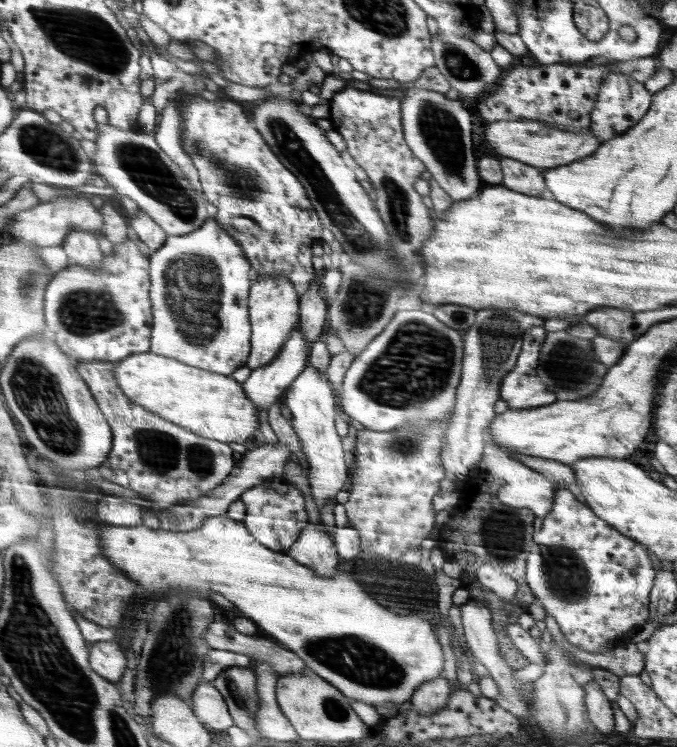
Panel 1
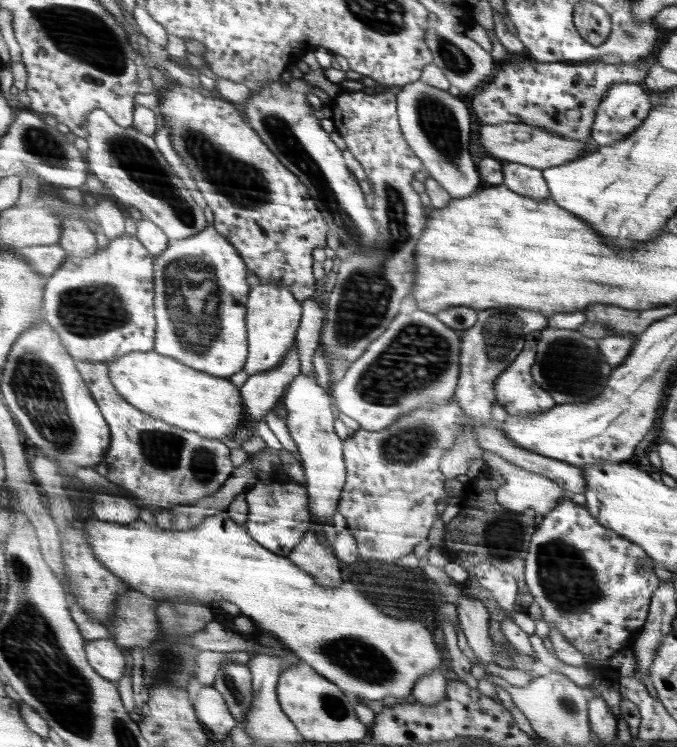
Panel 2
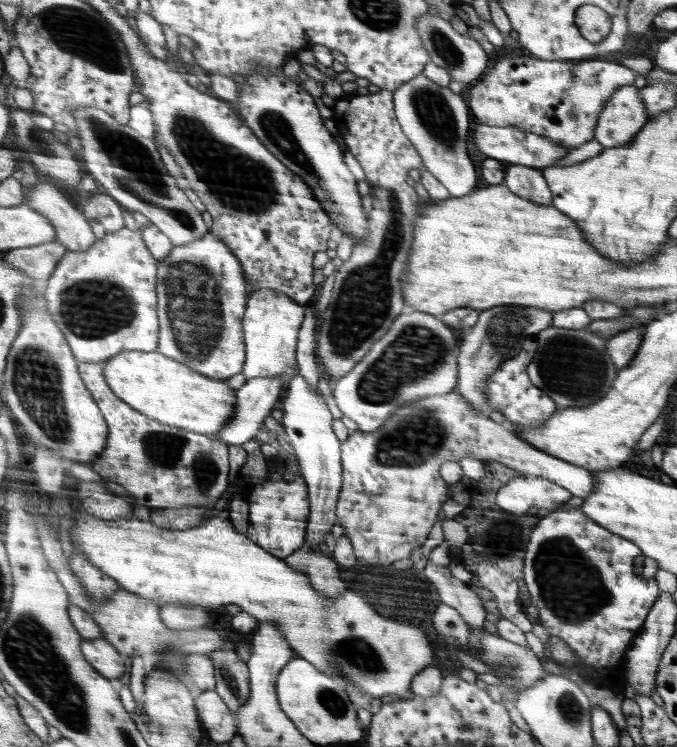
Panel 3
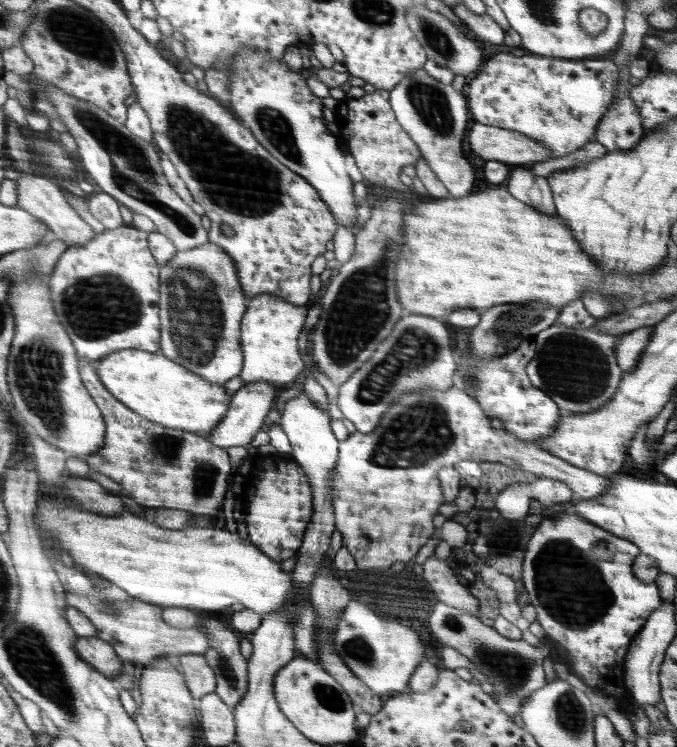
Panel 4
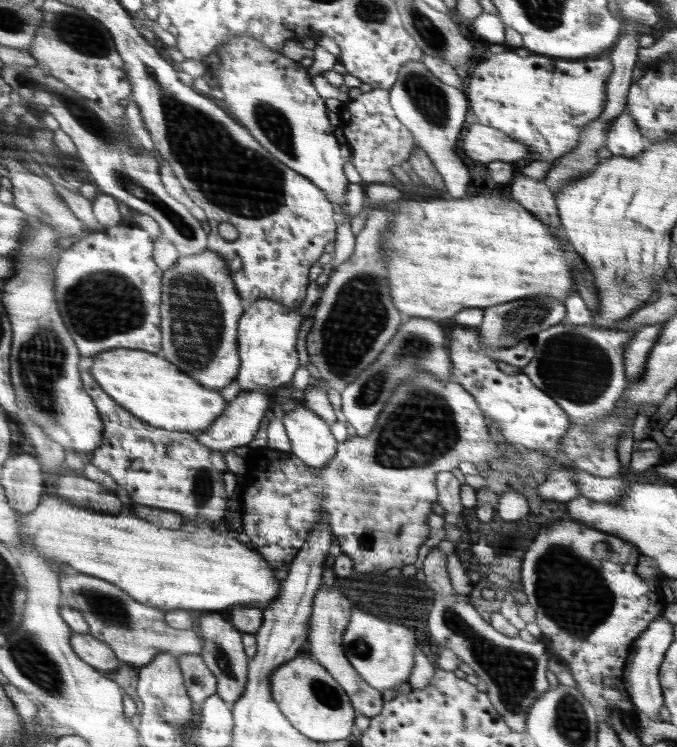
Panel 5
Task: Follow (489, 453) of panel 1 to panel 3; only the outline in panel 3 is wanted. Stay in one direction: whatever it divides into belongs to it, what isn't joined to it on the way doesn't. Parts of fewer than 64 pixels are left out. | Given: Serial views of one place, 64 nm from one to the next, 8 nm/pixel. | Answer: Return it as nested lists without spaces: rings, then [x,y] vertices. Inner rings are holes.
[[[517,472],[517,476],[501,486],[495,496],[495,504],[513,514],[523,514],[531,506],[551,512],[555,506],[559,508],[567,502],[573,502],[573,496],[567,488],[561,488],[555,482],[547,482],[541,476],[529,476],[523,472]]]

